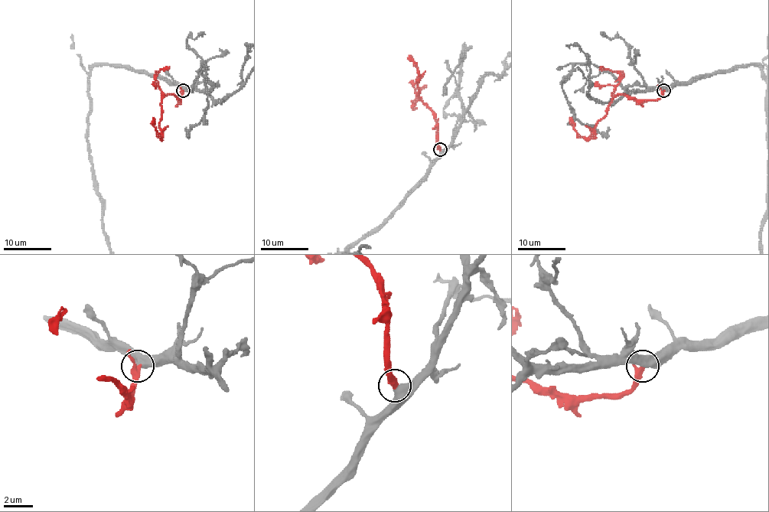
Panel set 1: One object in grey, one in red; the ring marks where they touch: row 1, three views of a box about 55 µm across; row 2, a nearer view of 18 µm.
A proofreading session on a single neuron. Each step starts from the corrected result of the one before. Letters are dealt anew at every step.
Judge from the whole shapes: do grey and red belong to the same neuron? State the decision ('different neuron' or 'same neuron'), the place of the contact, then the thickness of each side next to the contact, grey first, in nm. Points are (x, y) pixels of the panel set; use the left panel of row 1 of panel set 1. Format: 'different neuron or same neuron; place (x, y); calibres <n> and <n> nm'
same neuron; place (183, 90); calibres 550 and 280 nm

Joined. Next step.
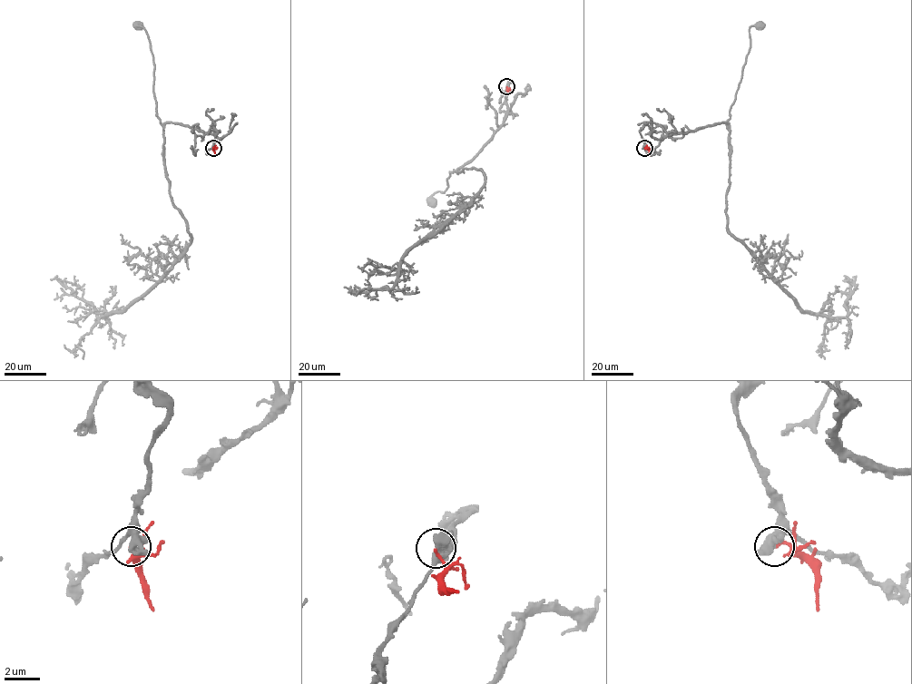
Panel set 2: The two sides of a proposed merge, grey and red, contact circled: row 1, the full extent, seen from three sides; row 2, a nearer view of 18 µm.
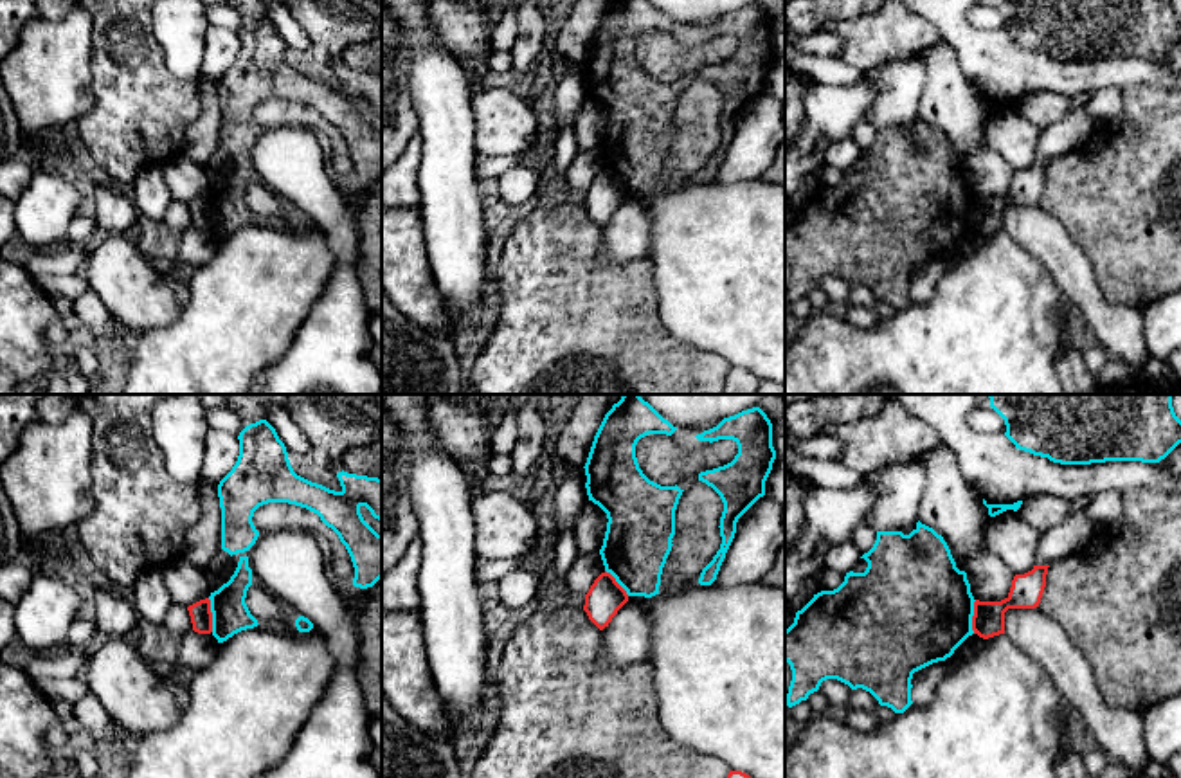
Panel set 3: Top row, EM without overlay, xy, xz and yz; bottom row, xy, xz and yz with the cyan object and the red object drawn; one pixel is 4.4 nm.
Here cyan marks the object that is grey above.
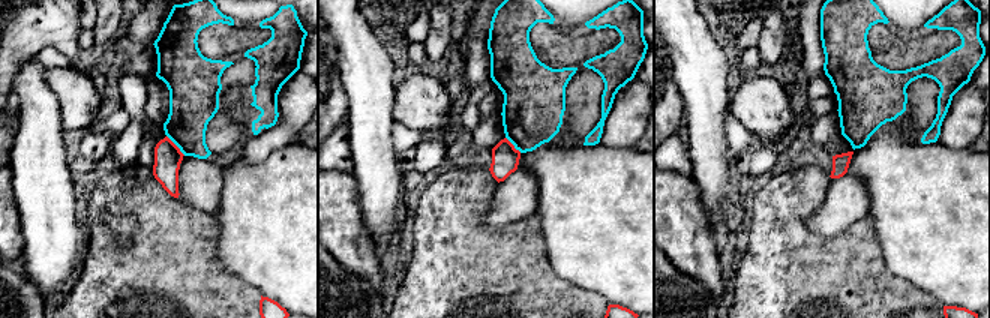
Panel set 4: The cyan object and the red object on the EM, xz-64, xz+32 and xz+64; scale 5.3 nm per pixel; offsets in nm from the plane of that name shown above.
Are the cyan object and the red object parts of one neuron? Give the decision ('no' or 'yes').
no

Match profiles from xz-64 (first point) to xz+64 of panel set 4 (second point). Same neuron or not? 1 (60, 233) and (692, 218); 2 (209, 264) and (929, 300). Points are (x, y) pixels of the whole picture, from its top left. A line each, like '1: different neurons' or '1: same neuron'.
1: different neurons
2: same neuron

